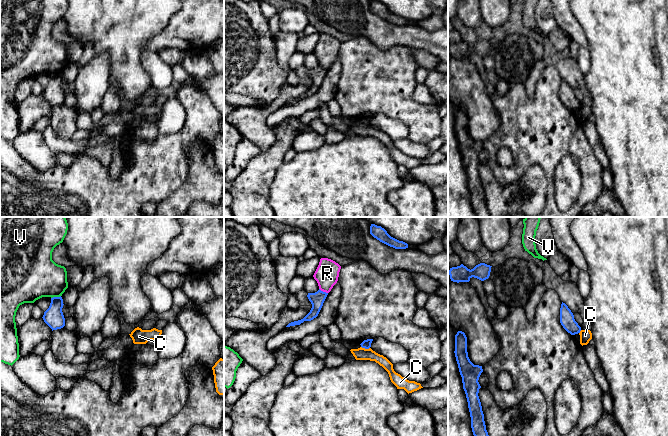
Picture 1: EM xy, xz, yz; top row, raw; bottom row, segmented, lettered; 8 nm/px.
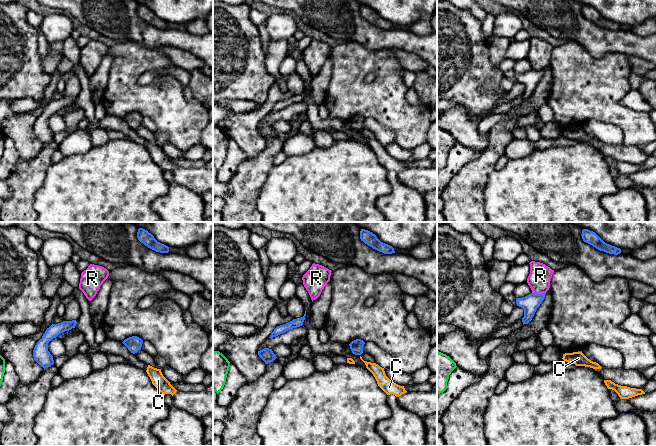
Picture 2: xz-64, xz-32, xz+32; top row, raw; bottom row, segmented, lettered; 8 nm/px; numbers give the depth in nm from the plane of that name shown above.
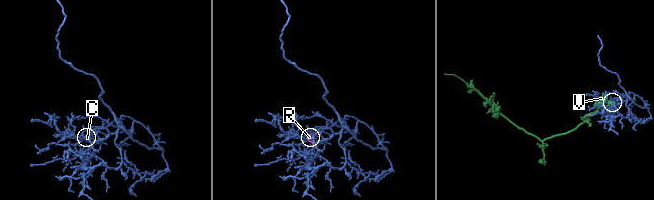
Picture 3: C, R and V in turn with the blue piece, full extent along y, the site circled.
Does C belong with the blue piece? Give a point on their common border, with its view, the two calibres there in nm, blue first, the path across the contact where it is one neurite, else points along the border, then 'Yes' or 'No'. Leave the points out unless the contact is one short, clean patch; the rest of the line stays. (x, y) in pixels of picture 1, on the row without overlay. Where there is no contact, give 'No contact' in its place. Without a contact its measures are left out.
Touches blue at xz (365, 124). Thickness 70 nm (blue) against 100 nm. Boundary: xz (361, 122), (369, 124). No

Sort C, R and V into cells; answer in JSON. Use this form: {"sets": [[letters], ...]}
{"sets": [["C"], ["R"], ["V"]]}

